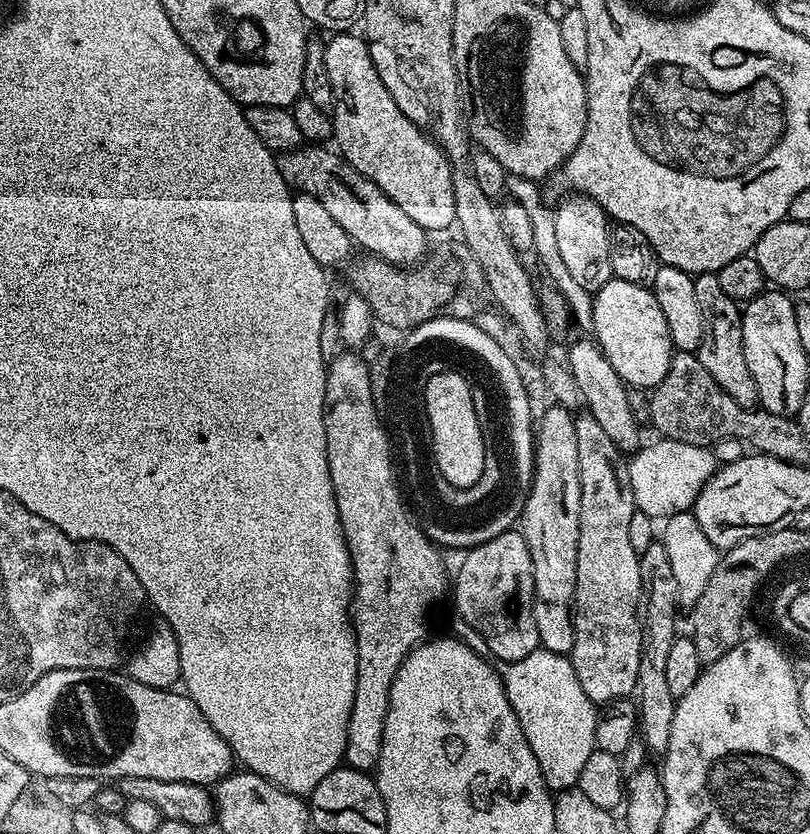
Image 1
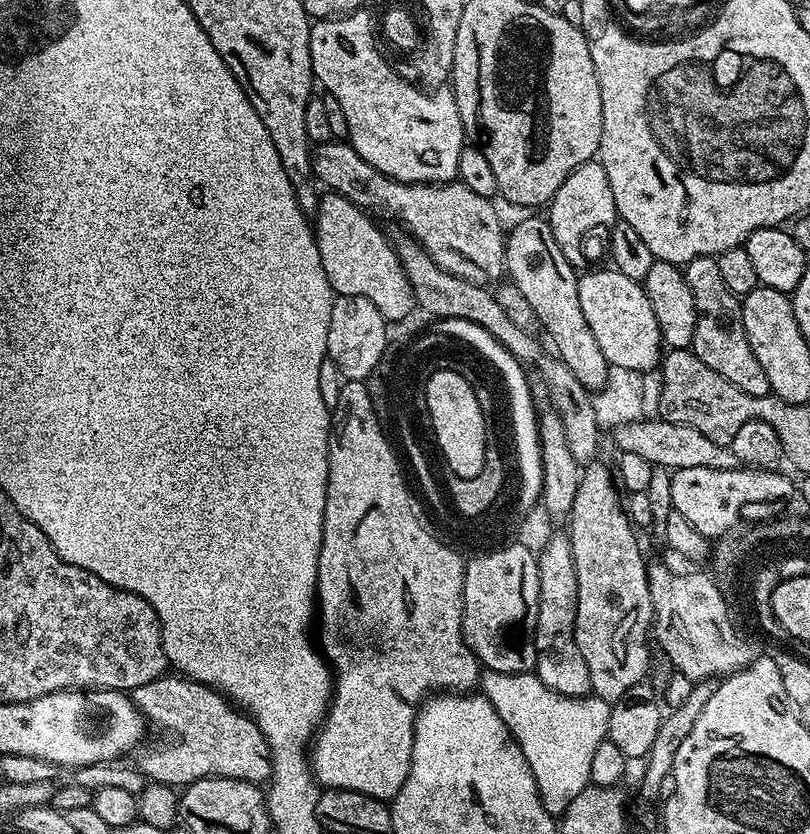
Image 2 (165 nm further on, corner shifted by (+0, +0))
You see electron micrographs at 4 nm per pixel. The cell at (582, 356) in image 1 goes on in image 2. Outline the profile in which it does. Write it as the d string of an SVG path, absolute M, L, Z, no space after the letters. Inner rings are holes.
M540 214L525 215L528 217L518 221L507 233L504 242L507 279L518 286L526 302L534 306L534 314L538 314L543 335L552 339L559 360L574 370L574 378L578 378L584 388L599 390L606 382L609 362L594 339L590 325L586 323L586 314L582 314L582 302L578 302L577 269L572 268L562 250L558 250L558 242L554 242L554 230L547 219L543 215L536 215Z

